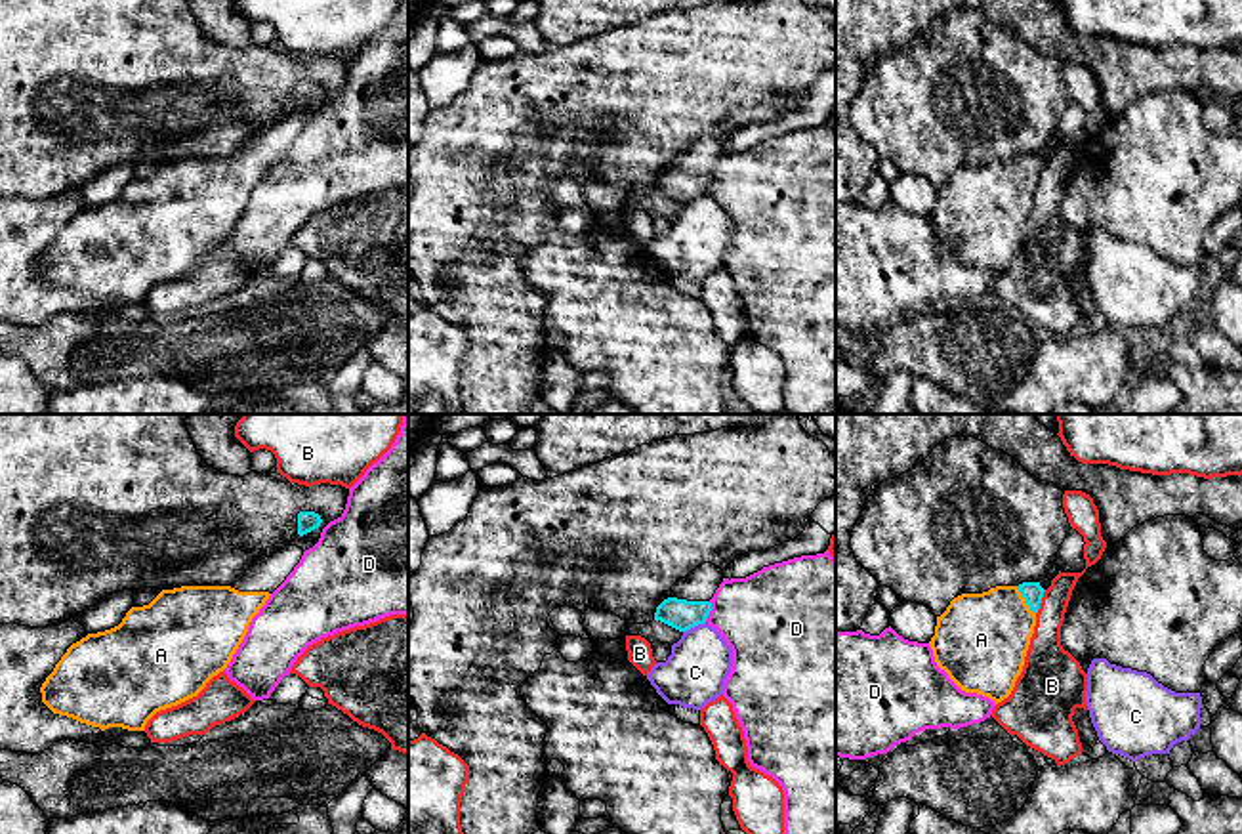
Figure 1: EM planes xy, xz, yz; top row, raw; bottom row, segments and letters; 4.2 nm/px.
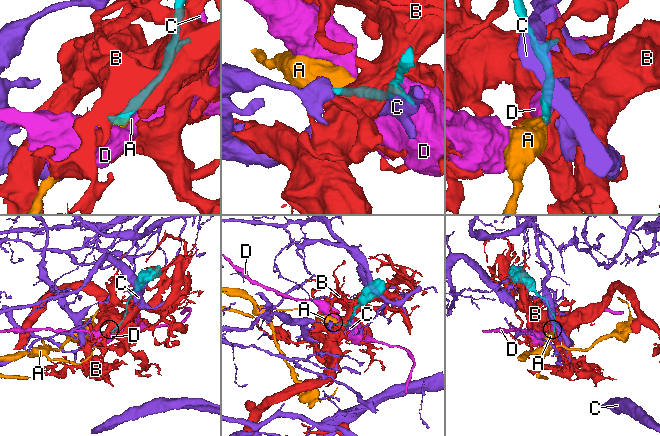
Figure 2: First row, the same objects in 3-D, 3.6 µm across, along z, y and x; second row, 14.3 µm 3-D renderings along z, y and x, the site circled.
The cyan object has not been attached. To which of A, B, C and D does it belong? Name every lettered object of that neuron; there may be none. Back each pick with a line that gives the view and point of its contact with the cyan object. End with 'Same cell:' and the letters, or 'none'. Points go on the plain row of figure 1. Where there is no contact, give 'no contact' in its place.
A: yz (1025, 172)
Same cell: A

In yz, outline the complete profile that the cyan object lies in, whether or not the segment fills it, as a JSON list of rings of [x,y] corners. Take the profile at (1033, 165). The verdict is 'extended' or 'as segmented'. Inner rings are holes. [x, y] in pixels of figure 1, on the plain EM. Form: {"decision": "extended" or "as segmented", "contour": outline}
{"decision": "extended", "contour": [[[1040,155],[962,166],[937,189],[935,235],[965,265],[1007,271],[1023,244],[1044,160]]]}

